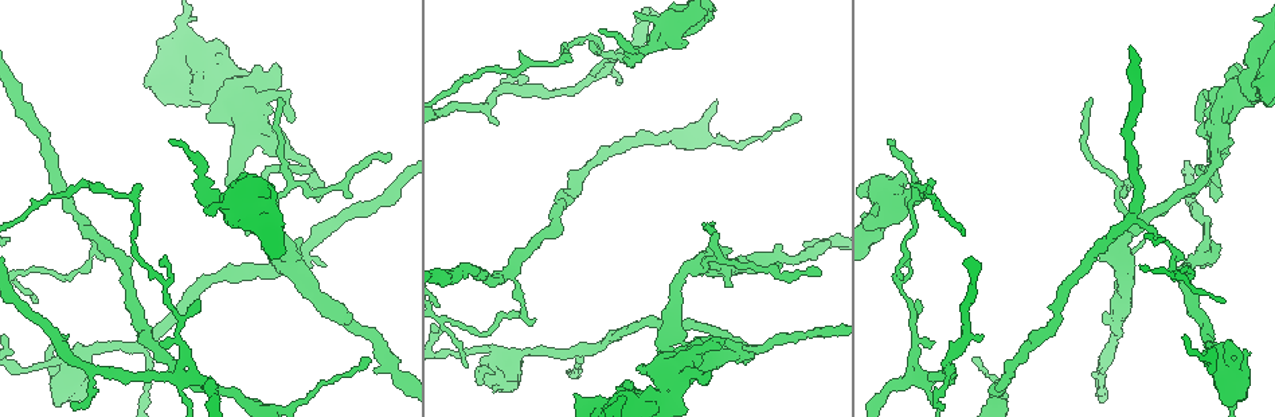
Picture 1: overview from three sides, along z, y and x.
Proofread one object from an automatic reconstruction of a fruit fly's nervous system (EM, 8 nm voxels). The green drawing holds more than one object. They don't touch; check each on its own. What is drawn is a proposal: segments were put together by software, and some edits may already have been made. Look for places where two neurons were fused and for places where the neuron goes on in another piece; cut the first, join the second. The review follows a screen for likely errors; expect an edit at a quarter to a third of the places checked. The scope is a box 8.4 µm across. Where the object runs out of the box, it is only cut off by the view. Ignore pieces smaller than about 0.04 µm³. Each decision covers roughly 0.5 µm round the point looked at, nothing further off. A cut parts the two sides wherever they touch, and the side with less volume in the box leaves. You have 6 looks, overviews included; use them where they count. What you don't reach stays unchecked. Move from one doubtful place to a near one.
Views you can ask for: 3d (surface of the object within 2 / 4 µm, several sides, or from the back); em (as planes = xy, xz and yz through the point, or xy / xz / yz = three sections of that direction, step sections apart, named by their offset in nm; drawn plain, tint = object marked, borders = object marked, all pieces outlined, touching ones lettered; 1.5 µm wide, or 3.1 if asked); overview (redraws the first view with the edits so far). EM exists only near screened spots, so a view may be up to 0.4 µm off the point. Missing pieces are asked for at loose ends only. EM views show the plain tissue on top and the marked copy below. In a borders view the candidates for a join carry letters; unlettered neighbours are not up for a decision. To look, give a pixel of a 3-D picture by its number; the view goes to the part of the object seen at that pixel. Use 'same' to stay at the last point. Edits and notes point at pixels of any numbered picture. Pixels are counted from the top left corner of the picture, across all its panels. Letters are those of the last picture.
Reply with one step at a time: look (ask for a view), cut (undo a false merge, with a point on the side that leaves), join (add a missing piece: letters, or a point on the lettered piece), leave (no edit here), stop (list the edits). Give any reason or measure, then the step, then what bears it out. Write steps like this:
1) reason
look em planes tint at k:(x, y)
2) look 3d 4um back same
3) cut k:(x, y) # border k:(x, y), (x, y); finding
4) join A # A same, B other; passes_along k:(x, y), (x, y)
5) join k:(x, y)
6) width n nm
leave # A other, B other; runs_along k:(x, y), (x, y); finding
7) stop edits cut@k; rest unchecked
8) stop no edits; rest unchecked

an open end
look em planes borders at 1:(818, 271)

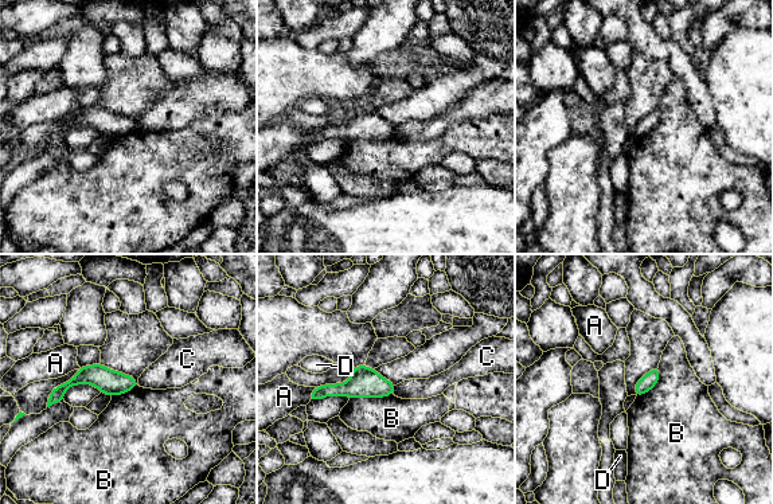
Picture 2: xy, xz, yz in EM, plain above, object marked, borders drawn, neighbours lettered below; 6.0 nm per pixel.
leave # A other, B other, C other, D other; no lettered piece goes on from it

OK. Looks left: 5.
an open end
look em xz step 8 tint at 1:(1218, 249)

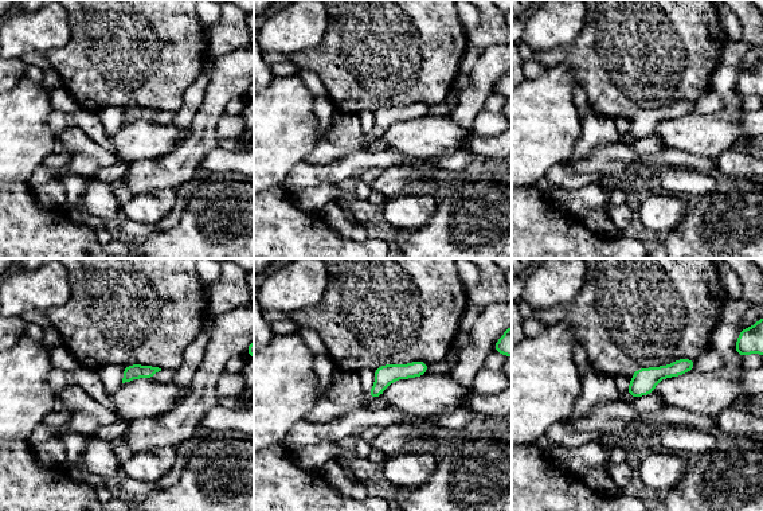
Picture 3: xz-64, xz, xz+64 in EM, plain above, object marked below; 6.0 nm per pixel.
look em planes borders same

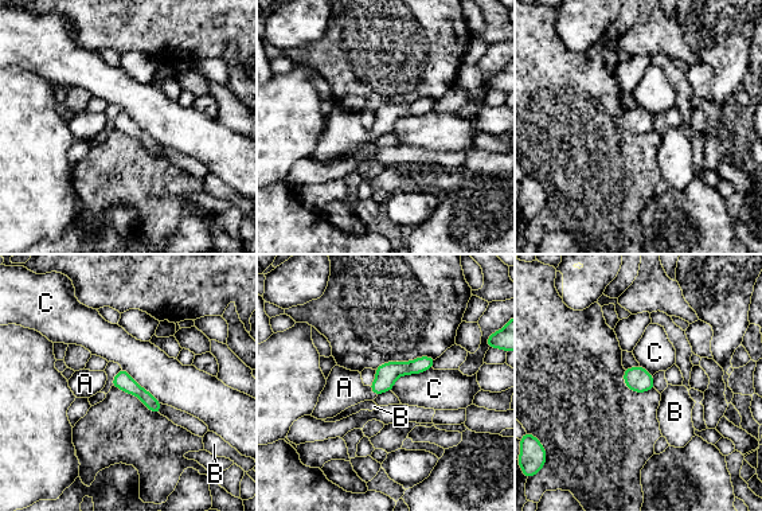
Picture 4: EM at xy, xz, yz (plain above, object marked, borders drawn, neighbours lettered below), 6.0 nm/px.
join A # A same, B other, C other; the neuron continues

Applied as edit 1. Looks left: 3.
sharp bend
look 3d 2um at 1:(1127, 224)

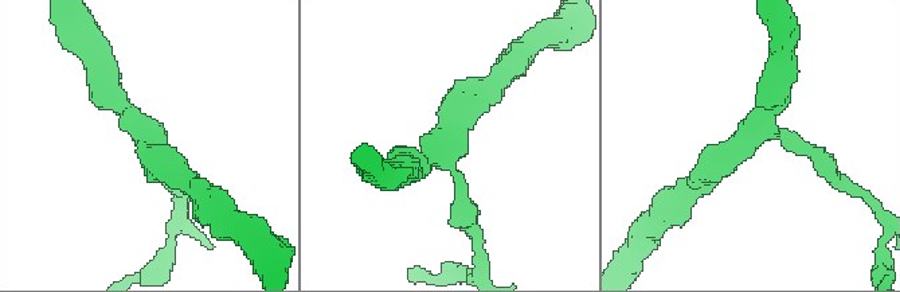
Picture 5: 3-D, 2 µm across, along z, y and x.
arms 3
look em planes borders at 5:(445, 141)

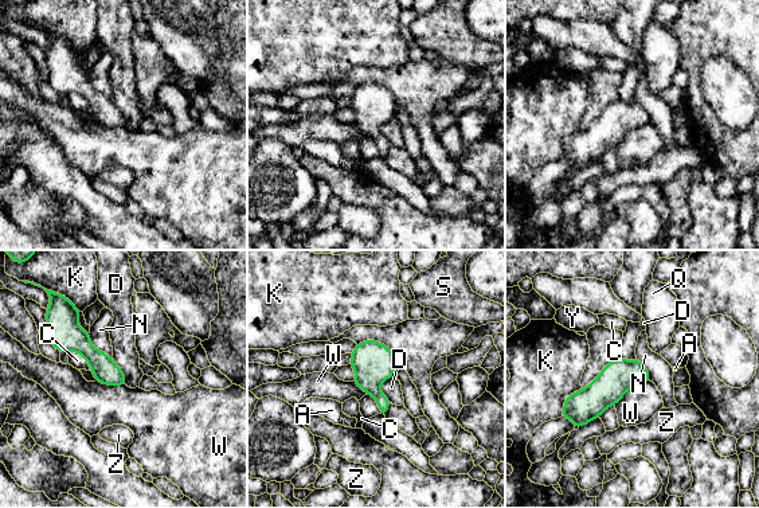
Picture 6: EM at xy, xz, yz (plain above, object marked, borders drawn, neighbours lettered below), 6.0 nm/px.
leave # A other, C other, D other, K other, N other, Q other, S other, W other, Y other, Z other; border 6:(649, 380), (633, 386), (614, 405); one neuron here

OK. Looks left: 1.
stop edits join@4; rest unchecked

